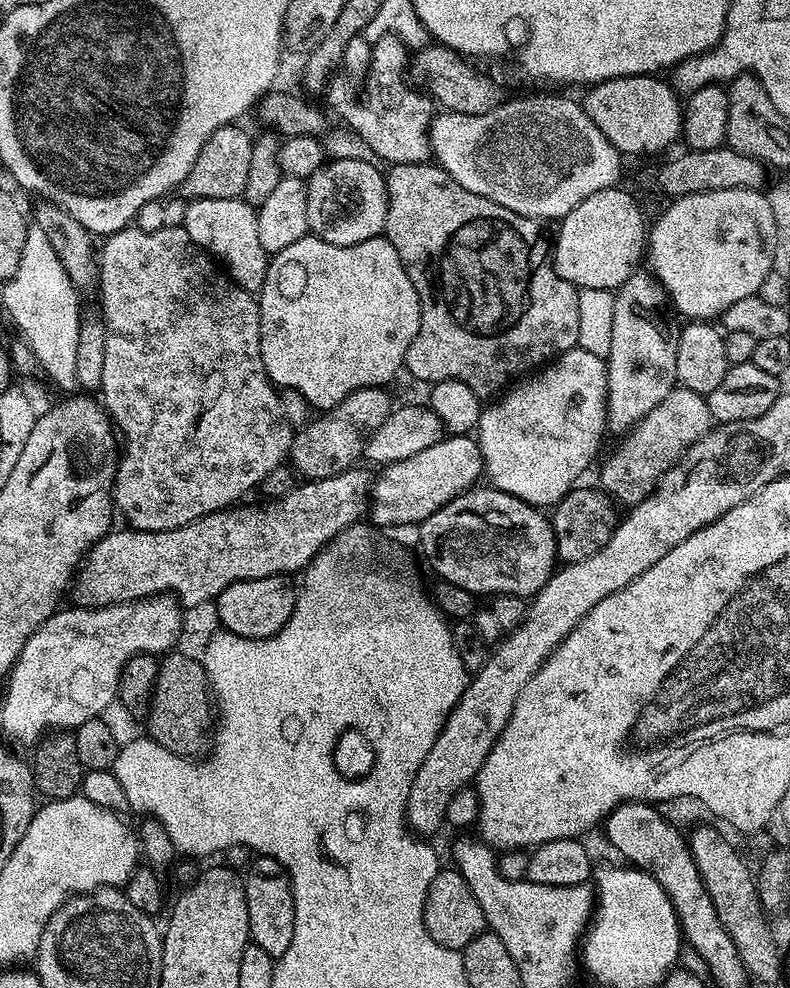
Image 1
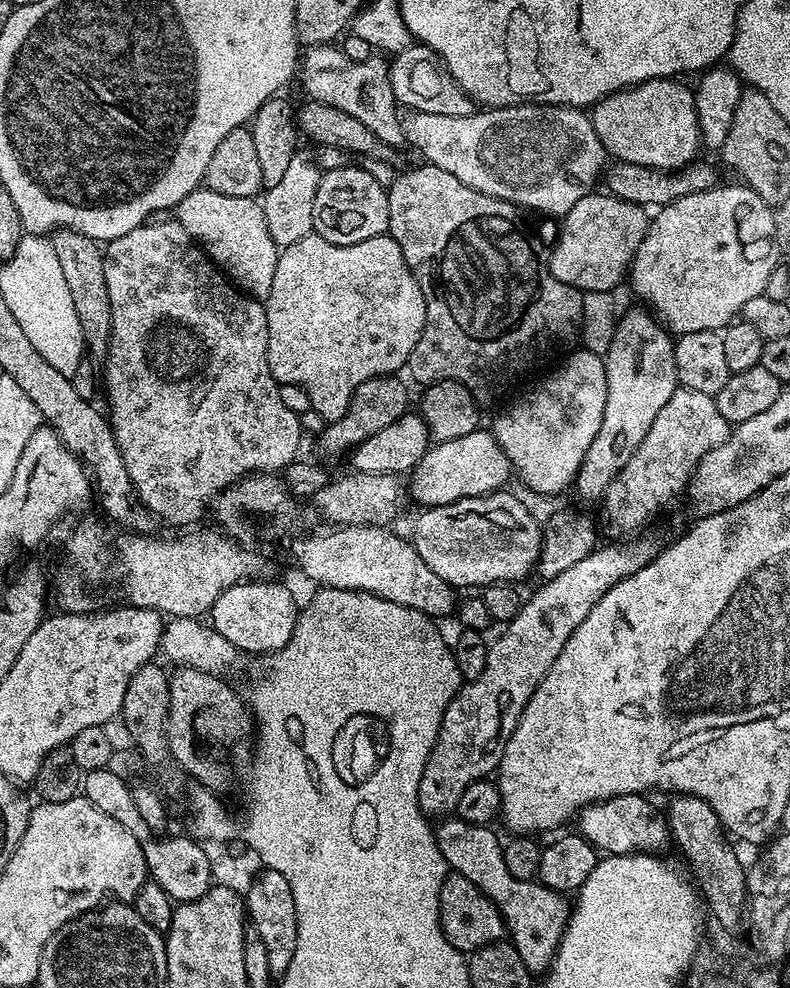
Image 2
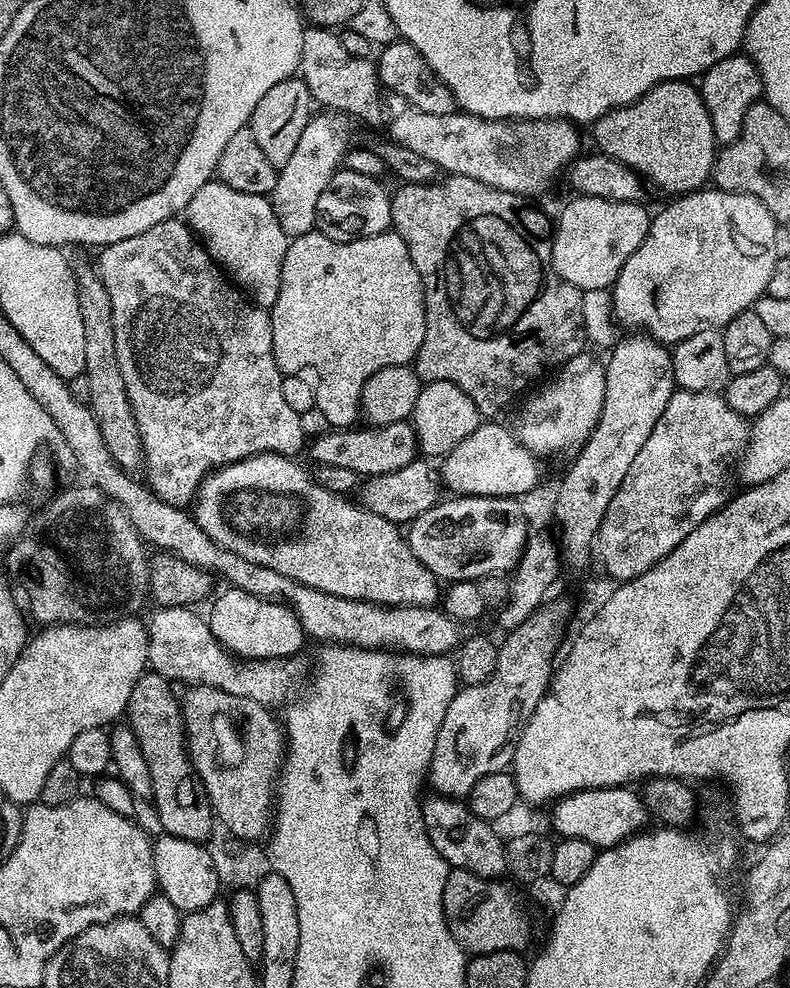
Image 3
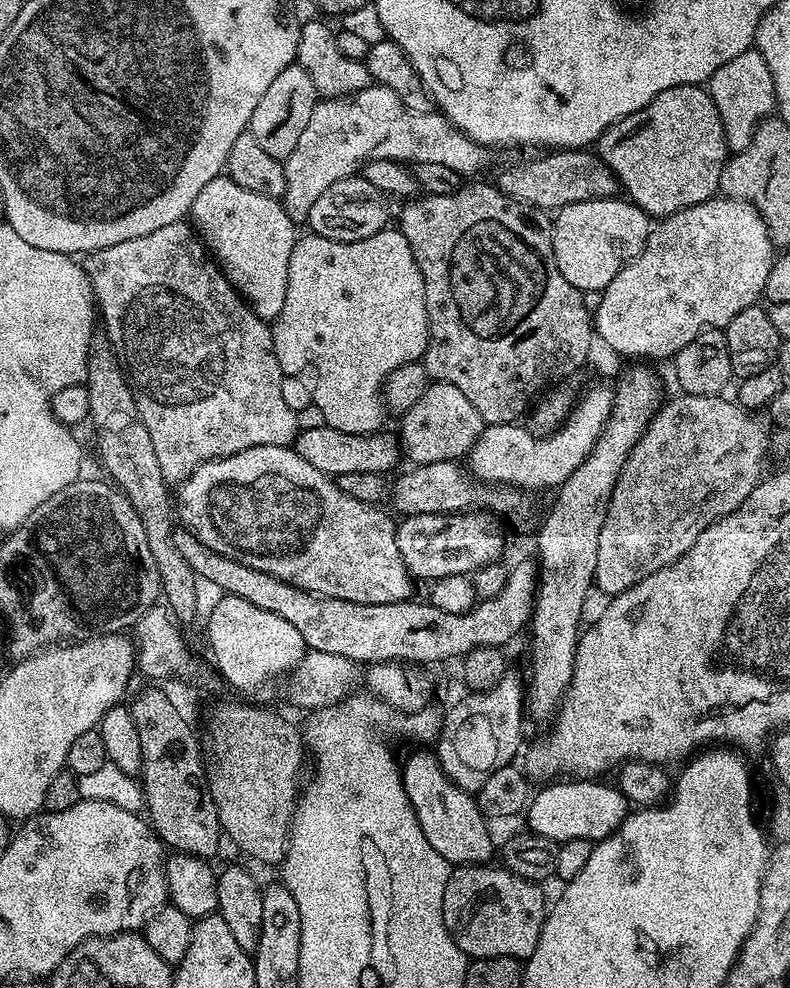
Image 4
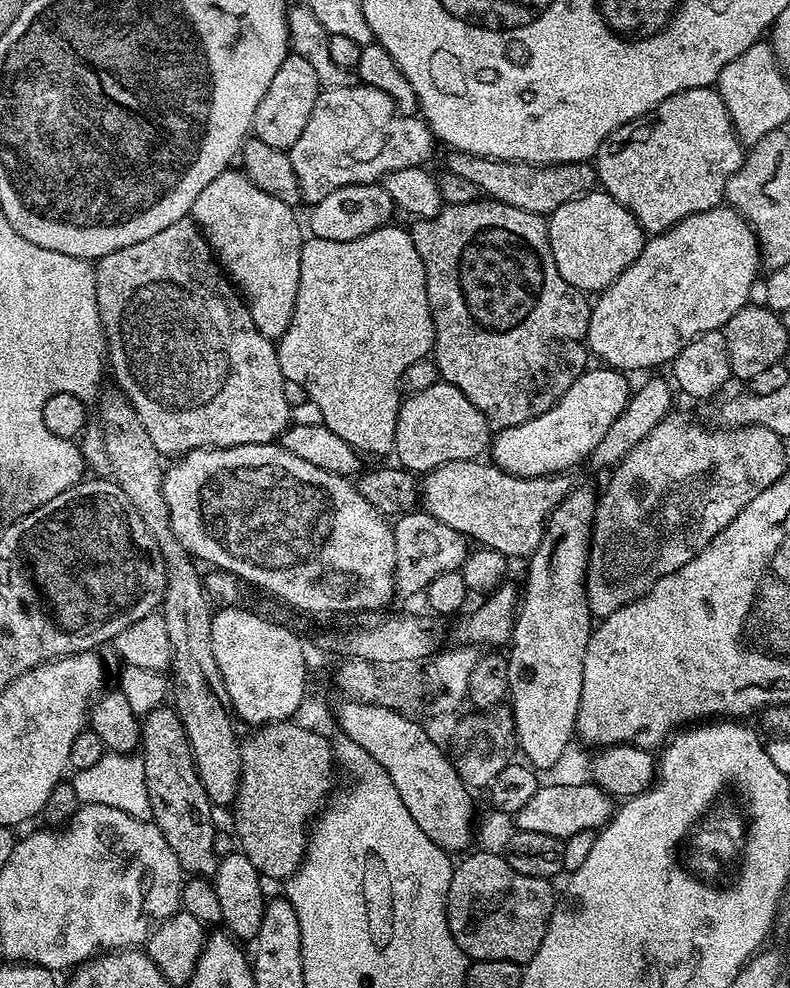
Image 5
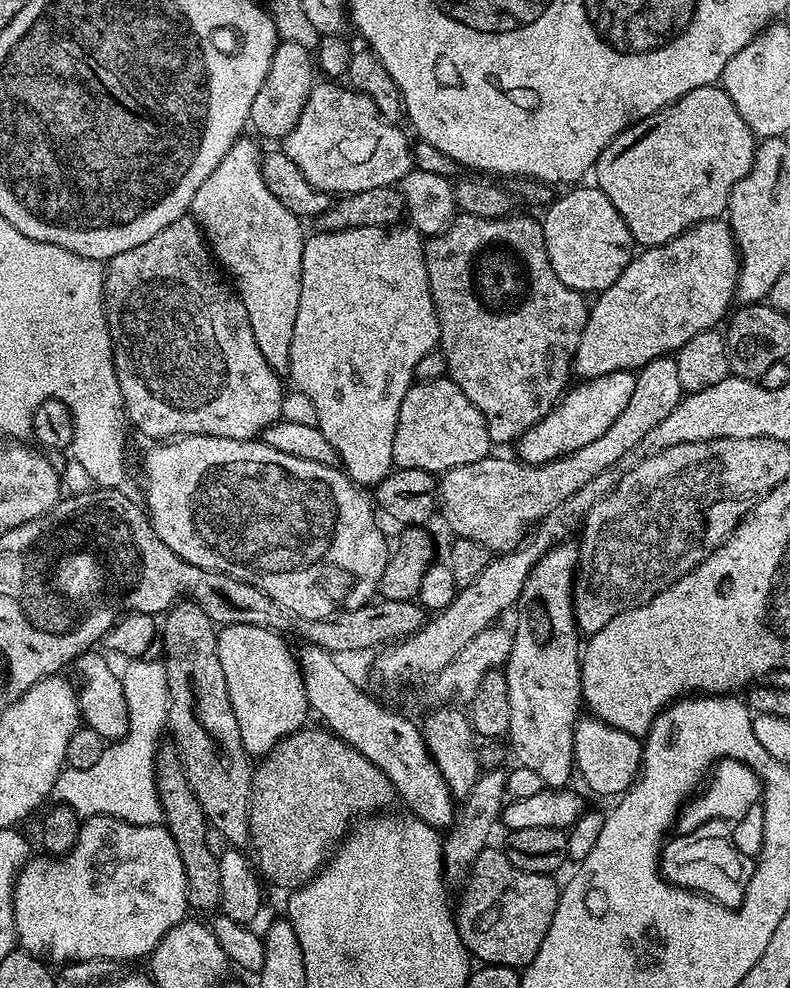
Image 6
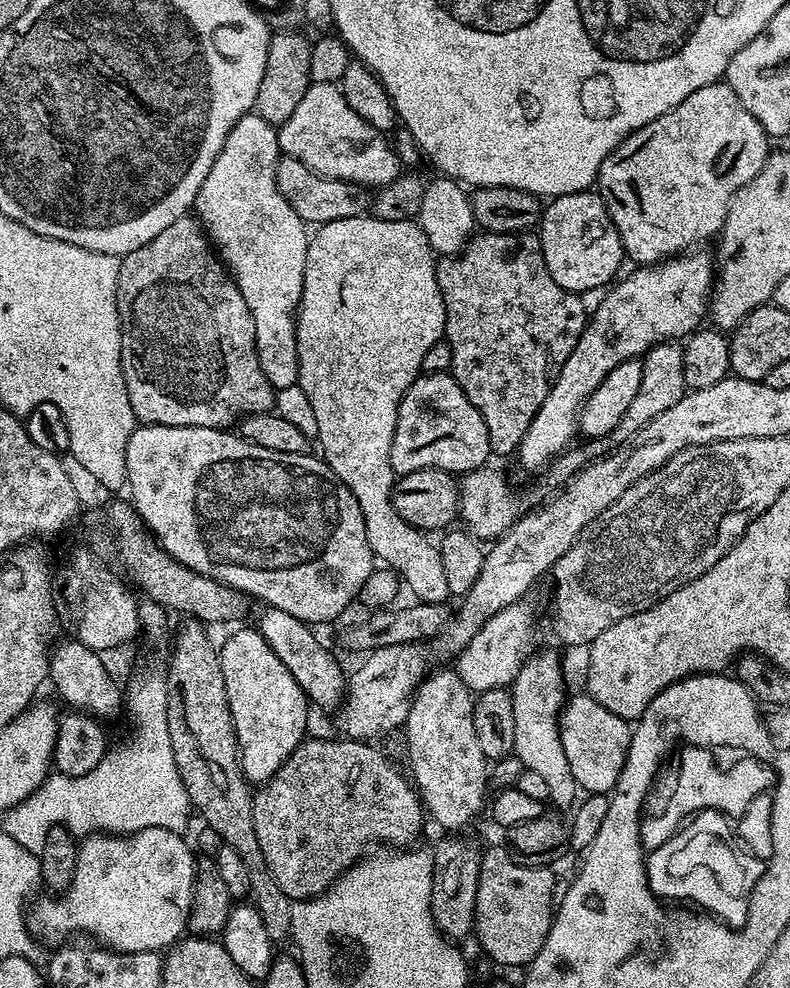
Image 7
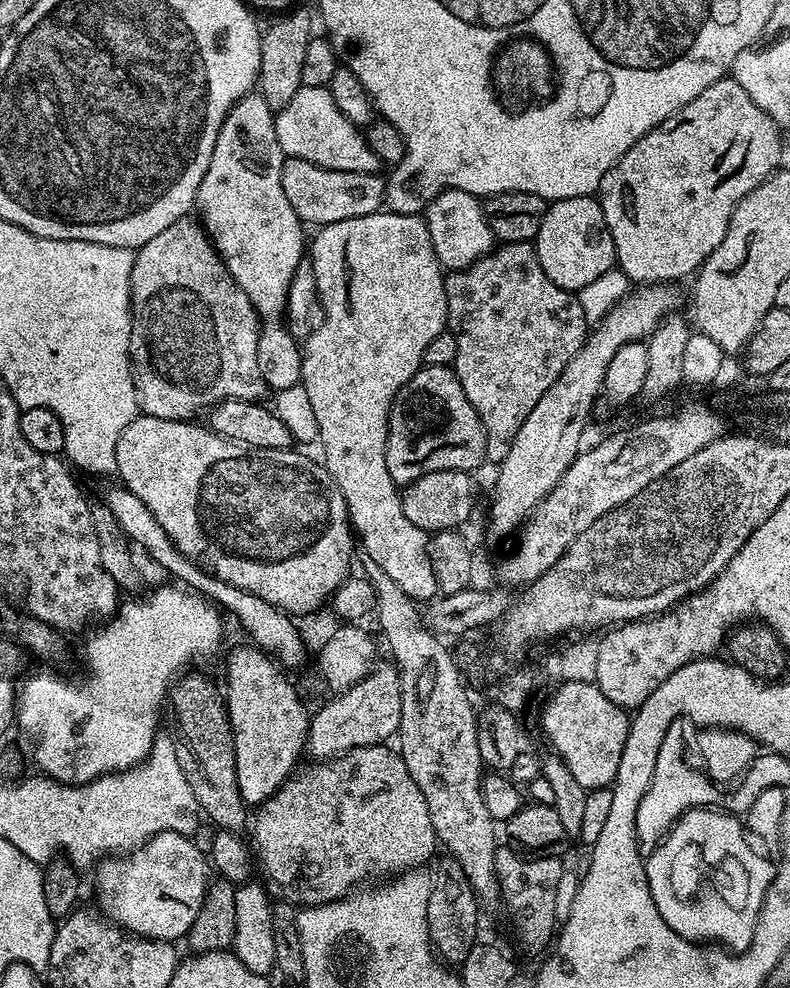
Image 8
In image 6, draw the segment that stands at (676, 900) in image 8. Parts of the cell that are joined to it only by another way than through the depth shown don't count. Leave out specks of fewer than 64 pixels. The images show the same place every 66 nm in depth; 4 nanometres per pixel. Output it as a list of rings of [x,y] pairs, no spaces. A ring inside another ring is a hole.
[[[711,820],[693,832],[673,835],[660,853],[660,870],[664,879],[679,888],[689,888],[691,892],[709,896],[727,908],[737,907],[742,902],[753,867],[753,857],[739,852],[732,841],[731,827],[722,820]]]

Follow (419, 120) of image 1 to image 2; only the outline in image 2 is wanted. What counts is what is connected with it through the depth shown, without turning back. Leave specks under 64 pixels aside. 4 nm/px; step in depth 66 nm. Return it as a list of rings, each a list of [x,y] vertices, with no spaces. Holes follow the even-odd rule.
[[[318,44],[305,52],[308,53],[302,56],[302,76],[304,72],[304,88],[311,99],[346,110],[346,114],[358,118],[358,122],[382,138],[382,142],[397,146],[405,143],[401,109],[390,86],[389,61],[383,55],[373,54],[366,60],[351,60],[343,47],[332,44]]]

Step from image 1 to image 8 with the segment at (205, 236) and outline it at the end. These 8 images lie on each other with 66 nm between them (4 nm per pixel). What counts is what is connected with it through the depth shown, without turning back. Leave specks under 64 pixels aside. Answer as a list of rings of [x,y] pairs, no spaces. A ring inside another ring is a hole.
[[[259,94],[244,96],[226,114],[222,130],[218,130],[218,142],[214,142],[214,154],[210,154],[210,166],[198,186],[195,211],[204,226],[216,253],[222,258],[230,278],[242,286],[242,294],[250,298],[256,315],[262,321],[258,338],[258,370],[262,373],[265,389],[273,393],[290,390],[290,386],[300,383],[302,370],[302,348],[297,337],[287,327],[282,326],[288,306],[288,291],[294,282],[296,273],[301,271],[300,259],[306,256],[305,225],[294,214],[294,206],[282,191],[282,166],[286,157],[280,149],[276,133],[274,111]]]

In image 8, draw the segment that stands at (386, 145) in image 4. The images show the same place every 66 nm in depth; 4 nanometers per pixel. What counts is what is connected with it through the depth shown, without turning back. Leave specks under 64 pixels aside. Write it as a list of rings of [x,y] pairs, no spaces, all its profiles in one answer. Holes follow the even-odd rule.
[[[299,88],[294,98],[275,113],[275,117],[278,142],[285,157],[302,158],[326,170],[381,171],[380,159],[364,140],[364,132],[352,124],[350,118],[342,114],[342,110],[338,110],[327,88]]]

